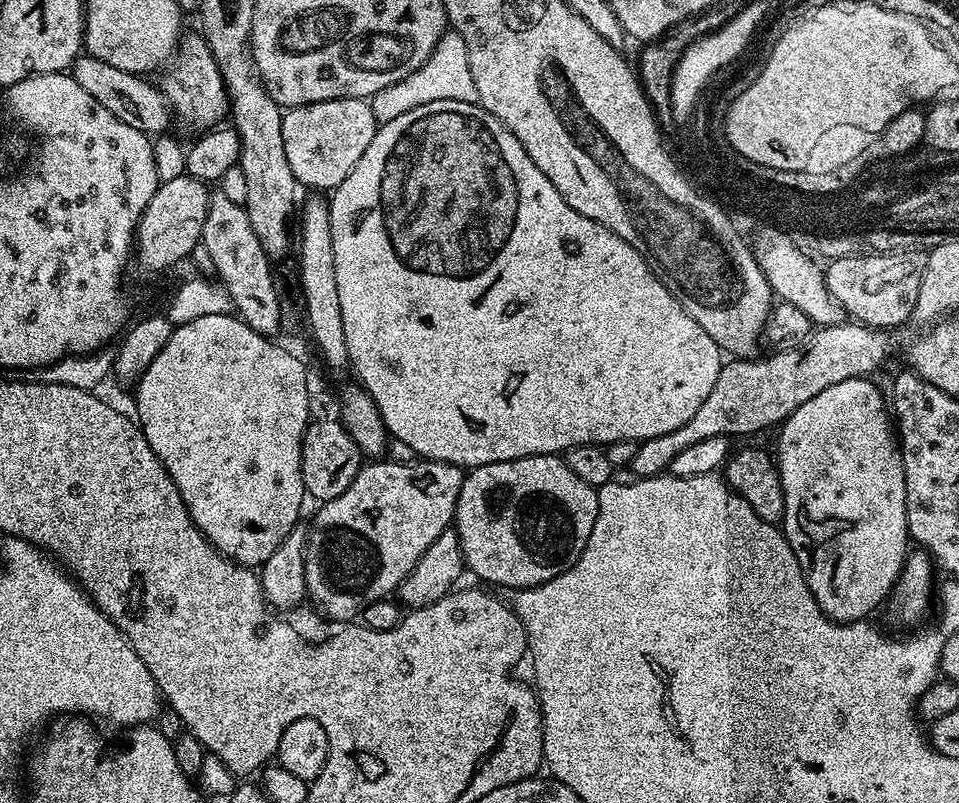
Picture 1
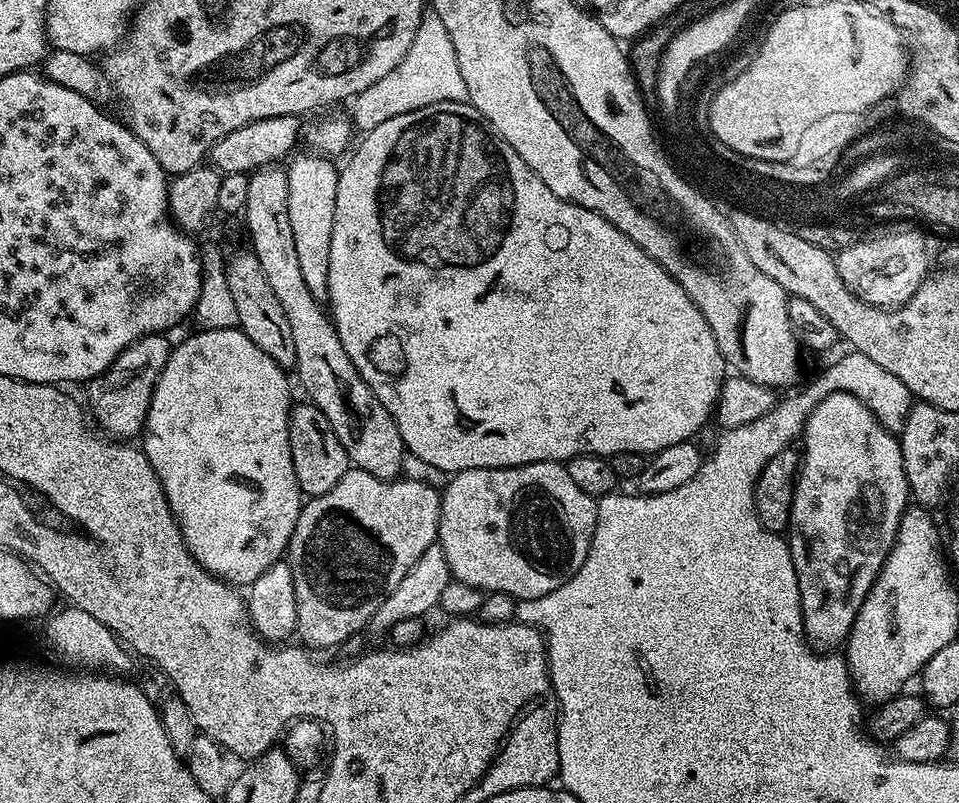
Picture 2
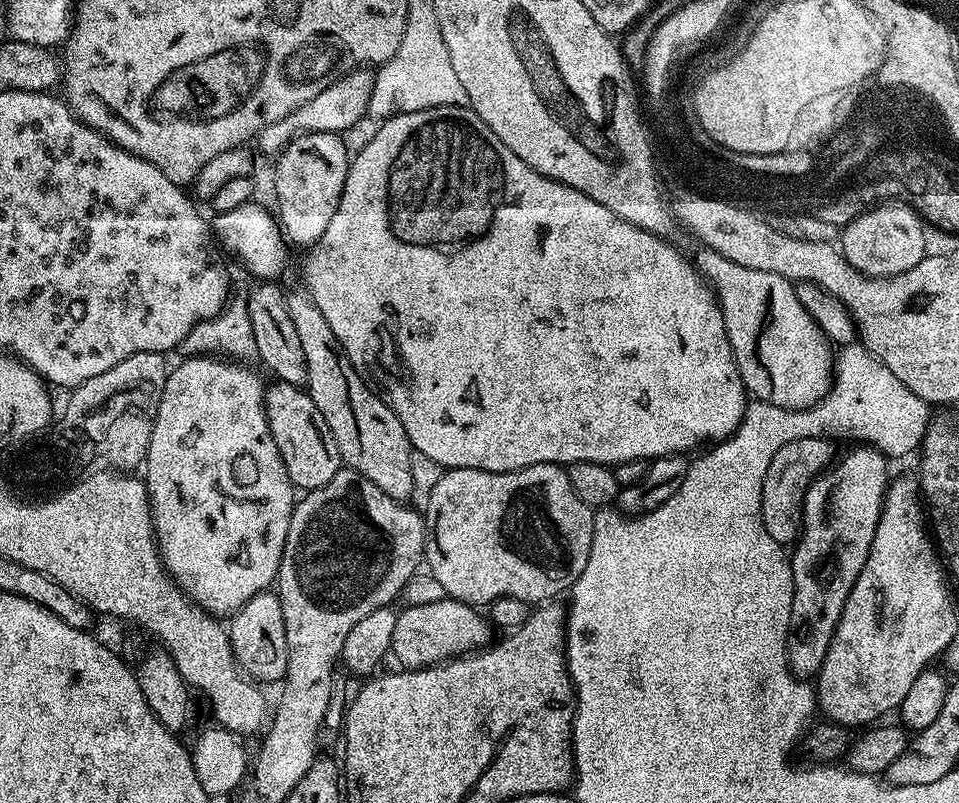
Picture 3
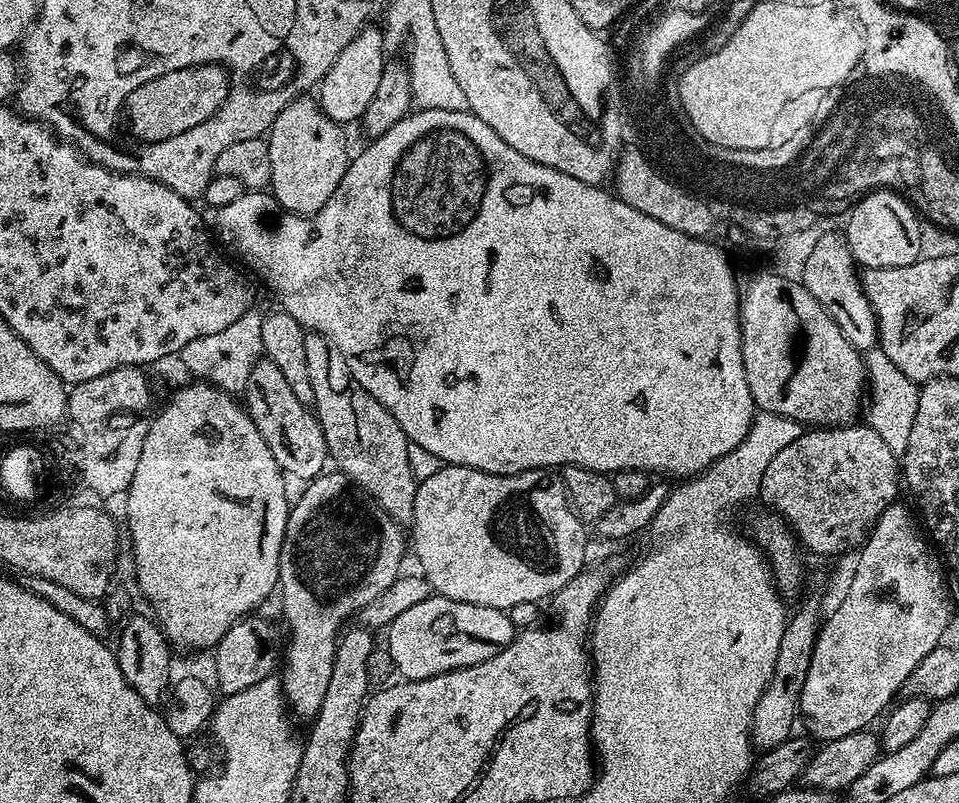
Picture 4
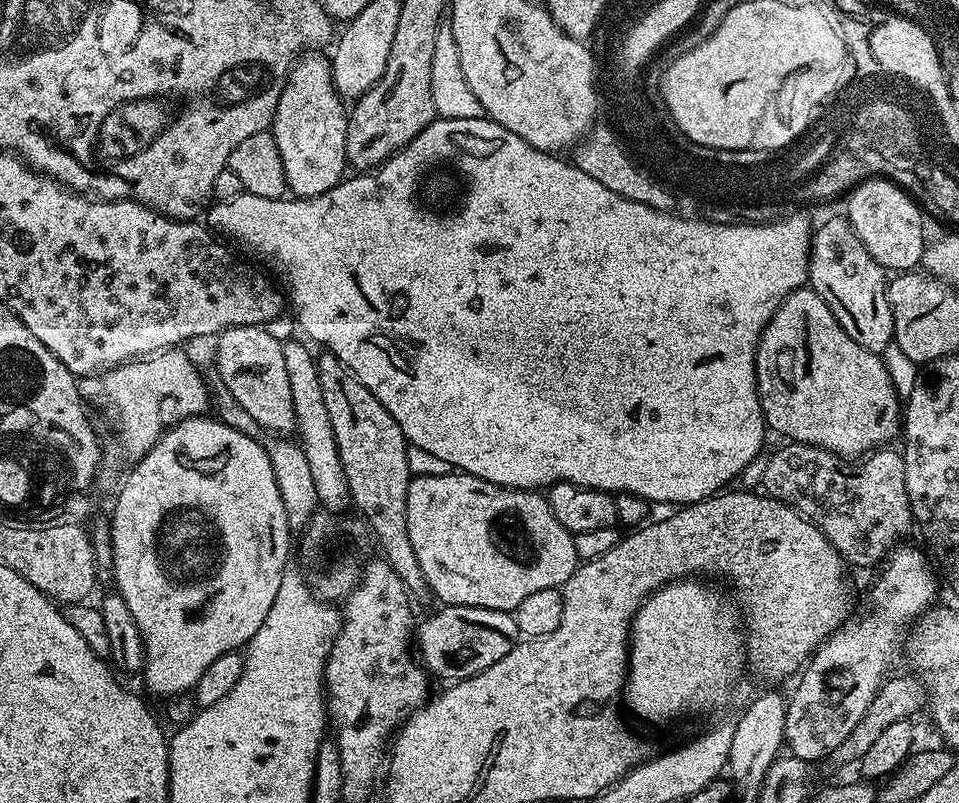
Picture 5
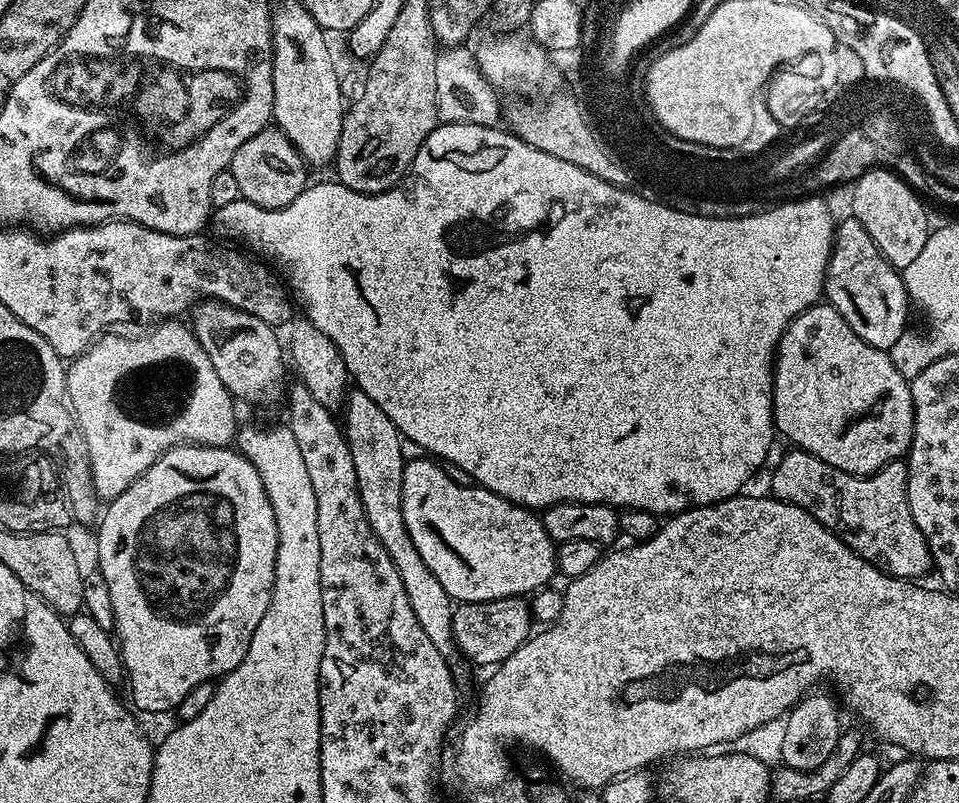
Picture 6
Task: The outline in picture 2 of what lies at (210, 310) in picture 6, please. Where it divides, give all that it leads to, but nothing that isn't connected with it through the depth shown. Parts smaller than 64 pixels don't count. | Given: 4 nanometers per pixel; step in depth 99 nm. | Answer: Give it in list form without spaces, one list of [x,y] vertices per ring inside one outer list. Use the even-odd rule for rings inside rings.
[[[311,402],[293,403],[292,412],[288,416],[290,430],[290,450],[294,458],[294,474],[298,478],[298,486],[305,497],[326,494],[346,474],[350,461],[342,442],[338,442],[338,434],[334,434],[334,426]]]

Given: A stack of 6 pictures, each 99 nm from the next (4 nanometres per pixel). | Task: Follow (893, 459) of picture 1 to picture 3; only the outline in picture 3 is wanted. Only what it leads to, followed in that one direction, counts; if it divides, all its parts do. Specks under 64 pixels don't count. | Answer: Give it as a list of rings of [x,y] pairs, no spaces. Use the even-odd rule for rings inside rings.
[[[856,446],[839,460],[809,484],[804,495],[802,527],[790,552],[794,594],[788,667],[801,678],[815,677],[830,650],[846,598],[850,598],[850,590],[854,590],[854,582],[858,582],[862,566],[866,566],[890,483],[889,457],[877,448]]]

